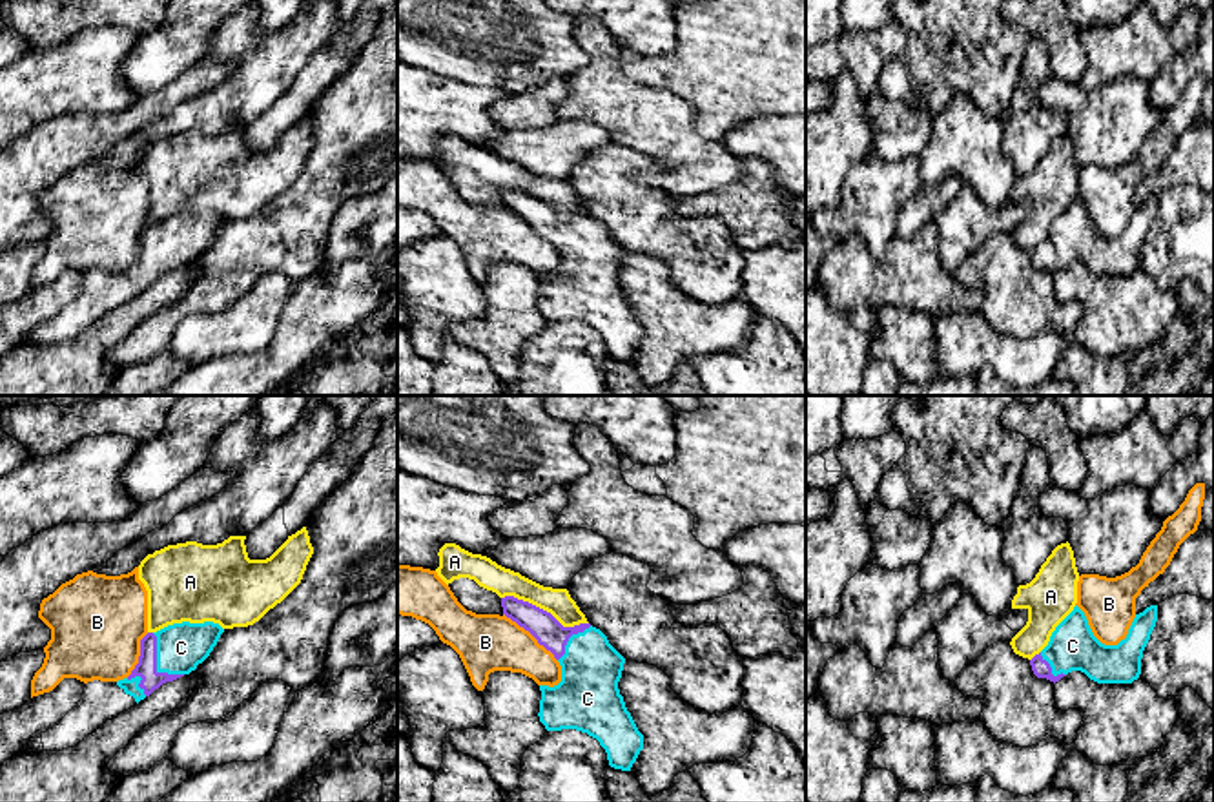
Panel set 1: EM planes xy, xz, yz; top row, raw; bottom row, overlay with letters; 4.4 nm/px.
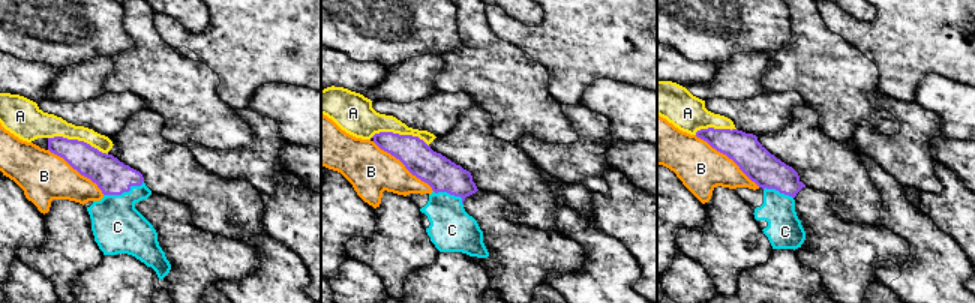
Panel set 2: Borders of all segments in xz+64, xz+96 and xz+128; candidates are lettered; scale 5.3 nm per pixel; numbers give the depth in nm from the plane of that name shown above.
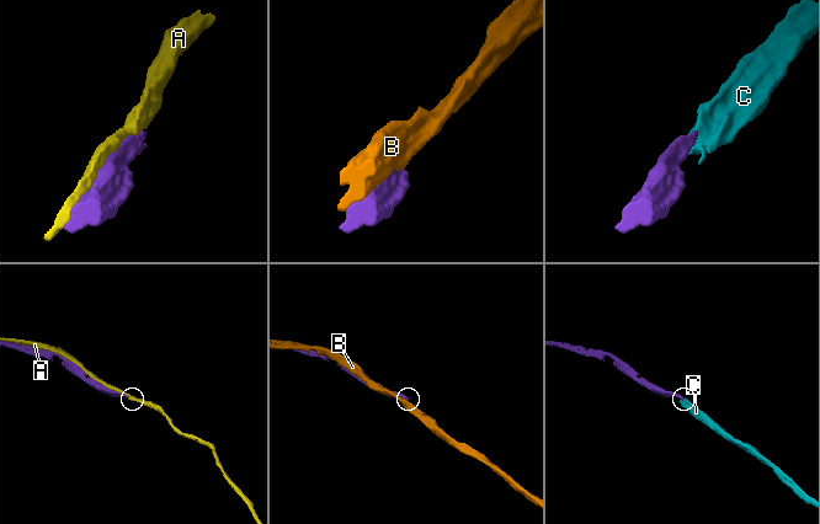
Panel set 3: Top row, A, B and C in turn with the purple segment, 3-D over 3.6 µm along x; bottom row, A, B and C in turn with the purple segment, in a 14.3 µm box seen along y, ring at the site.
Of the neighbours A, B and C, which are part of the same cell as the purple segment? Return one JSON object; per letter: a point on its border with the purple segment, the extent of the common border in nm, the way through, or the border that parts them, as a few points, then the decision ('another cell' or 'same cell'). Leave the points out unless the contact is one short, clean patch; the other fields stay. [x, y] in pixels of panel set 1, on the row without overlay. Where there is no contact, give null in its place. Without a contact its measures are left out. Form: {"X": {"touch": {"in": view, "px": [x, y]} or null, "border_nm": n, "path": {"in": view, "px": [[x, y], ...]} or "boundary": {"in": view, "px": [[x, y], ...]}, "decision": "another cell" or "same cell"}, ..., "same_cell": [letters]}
{"A": {"touch": {"in": "xz", "px": [545, 203]}, "border_nm": 400, "decision": "another cell"}, "B": {"touch": {"in": "xz", "px": [531, 225]}, "border_nm": 320, "decision": "another cell"}, "C": {"touch": {"in": "xy", "px": [155, 256]}, "border_nm": 240, "path": {"in": "xy", "px": [[146, 259], [155, 256], [181, 239]]}, "decision": "same cell"}, "same_cell": ["C"]}

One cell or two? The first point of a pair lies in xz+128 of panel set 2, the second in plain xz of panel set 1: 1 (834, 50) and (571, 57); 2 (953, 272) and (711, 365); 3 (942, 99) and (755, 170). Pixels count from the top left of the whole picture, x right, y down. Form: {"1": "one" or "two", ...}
{"1": "two", "2": "one", "3": "two"}

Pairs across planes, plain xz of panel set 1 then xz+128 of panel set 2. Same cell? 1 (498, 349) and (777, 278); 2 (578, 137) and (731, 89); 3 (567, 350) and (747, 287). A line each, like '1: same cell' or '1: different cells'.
1: different cells
2: different cells
3: same cell

